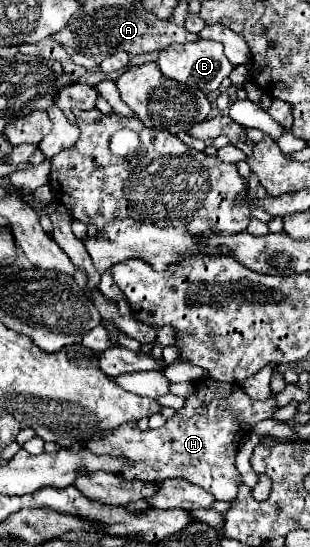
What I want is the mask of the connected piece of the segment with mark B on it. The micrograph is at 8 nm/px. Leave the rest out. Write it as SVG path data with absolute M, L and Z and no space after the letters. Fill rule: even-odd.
M199 39L195 43L173 43L167 49L163 49L159 53L159 61L157 61L161 73L169 79L175 79L179 83L185 83L193 89L201 89L203 93L213 93L221 87L221 81L225 77L229 77L229 73L235 69L235 65L225 57L223 53L223 45L217 41L205 41Z

